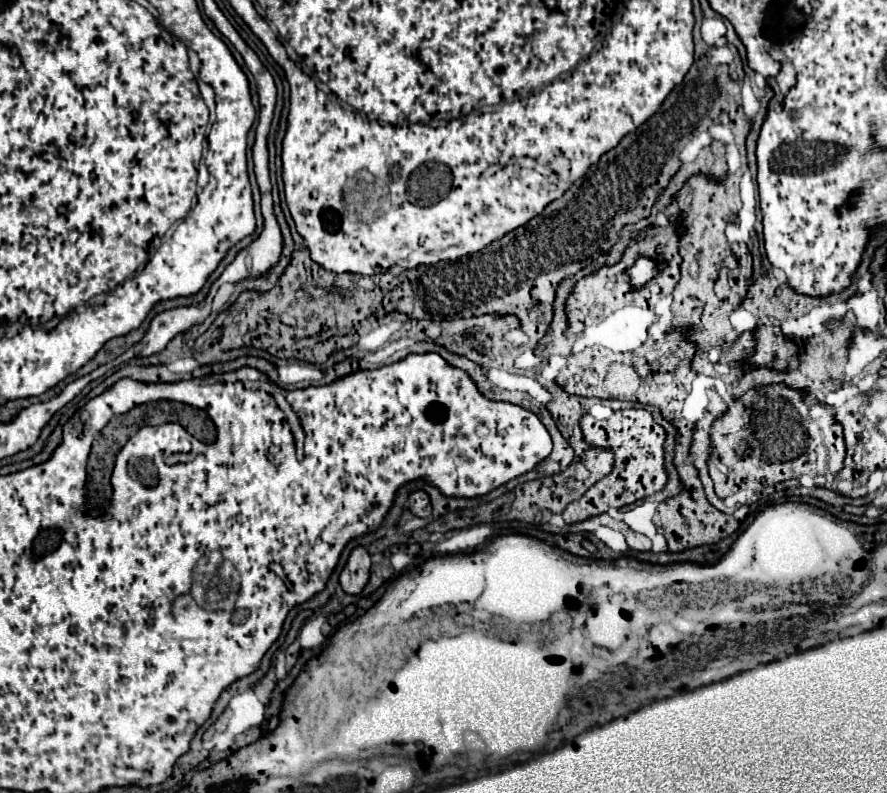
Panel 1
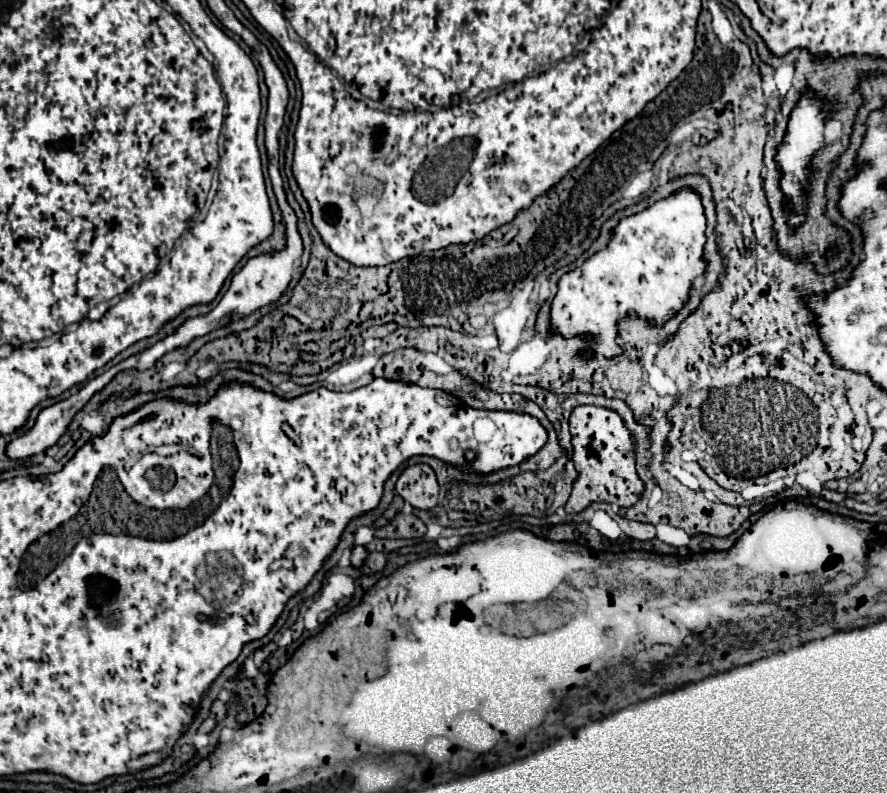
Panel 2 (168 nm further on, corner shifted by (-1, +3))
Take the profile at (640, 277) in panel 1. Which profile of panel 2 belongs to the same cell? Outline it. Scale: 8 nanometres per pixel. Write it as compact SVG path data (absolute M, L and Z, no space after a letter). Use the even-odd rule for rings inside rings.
M679 188L677 192L669 194L663 200L657 200L653 206L645 208L639 214L631 214L627 218L621 218L617 226L611 230L611 240L607 248L587 258L581 266L575 270L563 274L559 278L559 292L551 302L551 328L549 334L561 334L563 338L575 338L575 336L587 336L597 340L595 350L581 352L581 356L603 356L603 358L615 358L625 352L623 346L619 346L617 340L617 324L621 318L639 314L641 320L653 322L655 326L663 326L669 318L673 318L687 302L689 302L689 290L697 276L705 274L707 260L703 258L703 246L707 242L705 236L707 218L705 208L701 204L701 196L693 188Z

